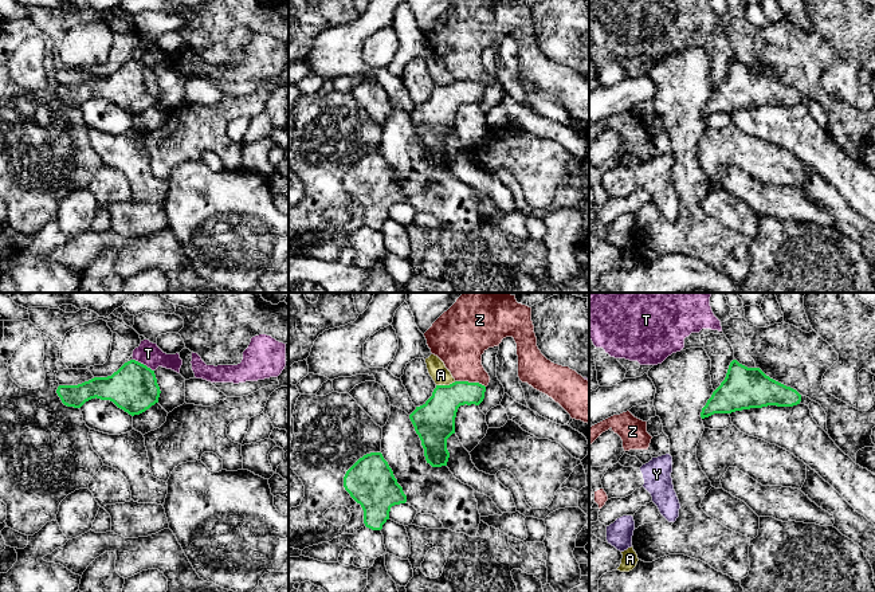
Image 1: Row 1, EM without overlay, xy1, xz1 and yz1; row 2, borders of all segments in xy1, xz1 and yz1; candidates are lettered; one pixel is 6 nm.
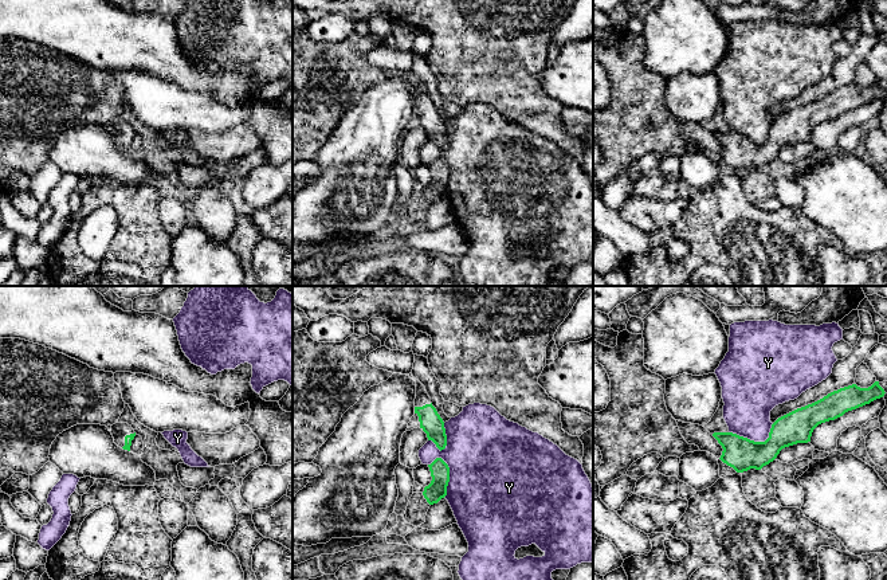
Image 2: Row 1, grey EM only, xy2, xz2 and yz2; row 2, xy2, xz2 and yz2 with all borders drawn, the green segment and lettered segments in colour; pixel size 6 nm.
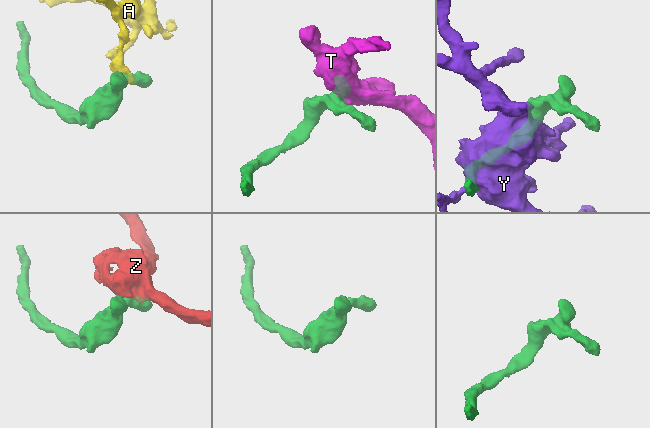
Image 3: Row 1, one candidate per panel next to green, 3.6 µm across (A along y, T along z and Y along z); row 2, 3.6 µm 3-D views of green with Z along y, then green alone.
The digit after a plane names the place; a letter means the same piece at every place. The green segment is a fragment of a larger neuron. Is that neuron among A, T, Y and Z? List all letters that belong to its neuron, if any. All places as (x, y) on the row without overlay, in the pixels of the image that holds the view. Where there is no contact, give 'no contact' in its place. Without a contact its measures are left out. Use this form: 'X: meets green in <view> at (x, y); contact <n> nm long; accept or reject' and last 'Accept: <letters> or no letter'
A: meets green in xz1 at (446, 85); contact 120 nm long; reject
T: meets green in xy1 at (142, 63); contact 150 nm long; reject
Y: meets green in yz2 at (753, 140); contact 280 nm long; reject
Z: meets green in xz1 at (470, 82); contact 190 nm long; reject
Accept: no letter

